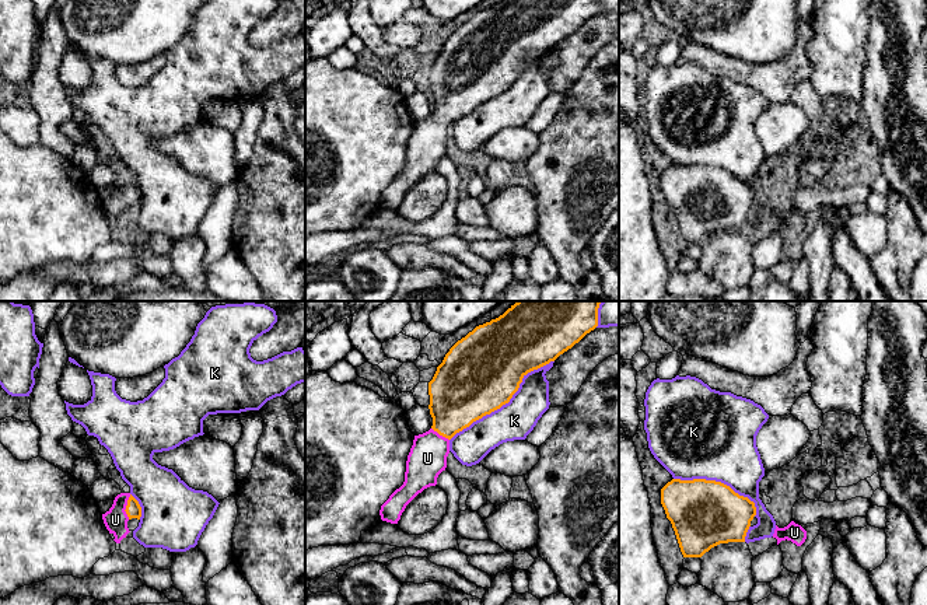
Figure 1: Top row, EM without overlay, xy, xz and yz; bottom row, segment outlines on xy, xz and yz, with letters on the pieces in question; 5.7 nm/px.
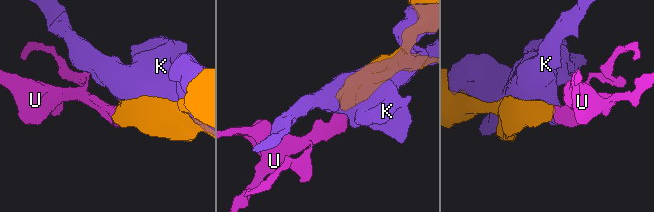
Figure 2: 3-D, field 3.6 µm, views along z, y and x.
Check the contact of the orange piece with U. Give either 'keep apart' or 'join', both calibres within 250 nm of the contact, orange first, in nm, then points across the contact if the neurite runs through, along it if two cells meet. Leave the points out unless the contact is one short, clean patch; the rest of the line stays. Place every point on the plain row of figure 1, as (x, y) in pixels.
join | 90/140 nm | across xy (133, 196), (126, 193), (115, 206)

